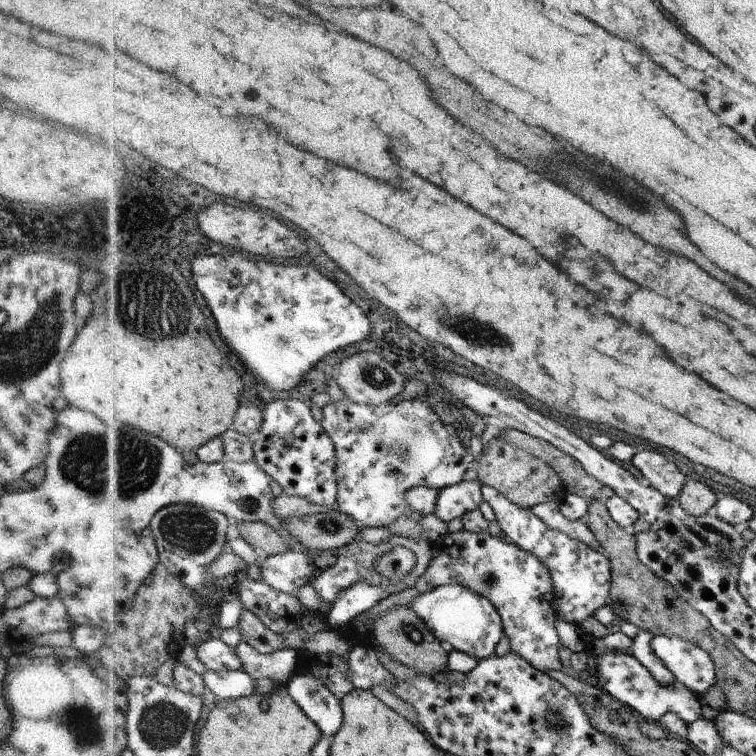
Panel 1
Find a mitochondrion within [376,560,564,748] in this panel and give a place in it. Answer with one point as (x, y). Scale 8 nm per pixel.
(412, 632)

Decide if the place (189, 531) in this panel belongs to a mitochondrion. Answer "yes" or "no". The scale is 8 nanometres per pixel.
yes

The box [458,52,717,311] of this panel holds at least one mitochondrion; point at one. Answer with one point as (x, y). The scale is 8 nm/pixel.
(635, 200)

